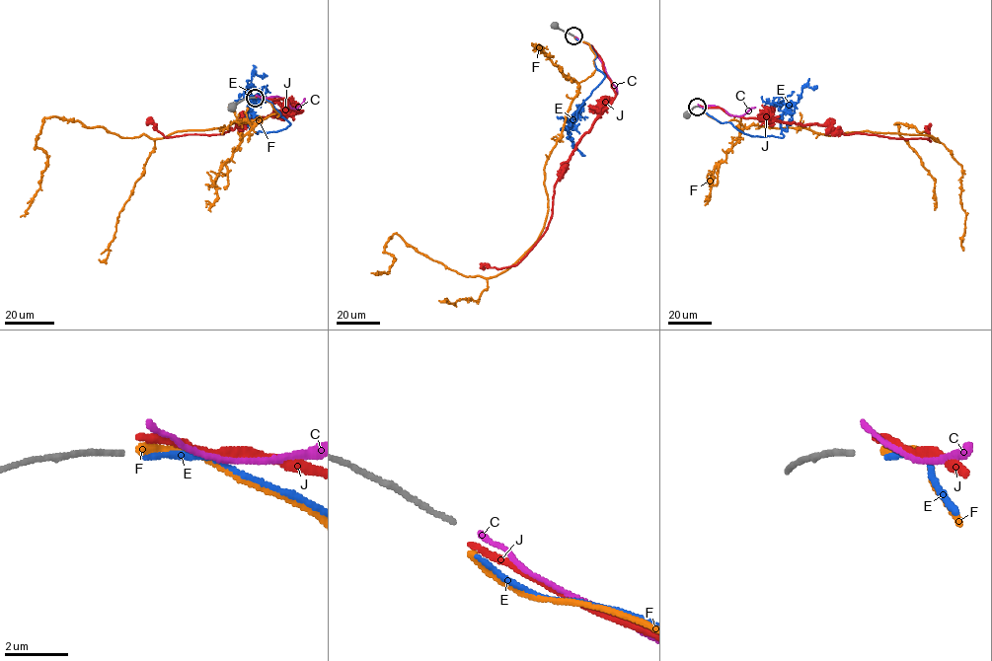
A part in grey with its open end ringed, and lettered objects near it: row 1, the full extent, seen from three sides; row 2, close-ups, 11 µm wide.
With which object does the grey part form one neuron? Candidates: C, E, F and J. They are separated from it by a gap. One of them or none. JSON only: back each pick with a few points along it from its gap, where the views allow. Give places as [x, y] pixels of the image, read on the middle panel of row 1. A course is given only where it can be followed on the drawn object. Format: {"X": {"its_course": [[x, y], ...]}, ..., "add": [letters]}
{"E": {"its_course": [[575, 38], [589, 44], [595, 67], [605, 75], [566, 127], [568, 137], [585, 155]]}, "add": ["E"]}

